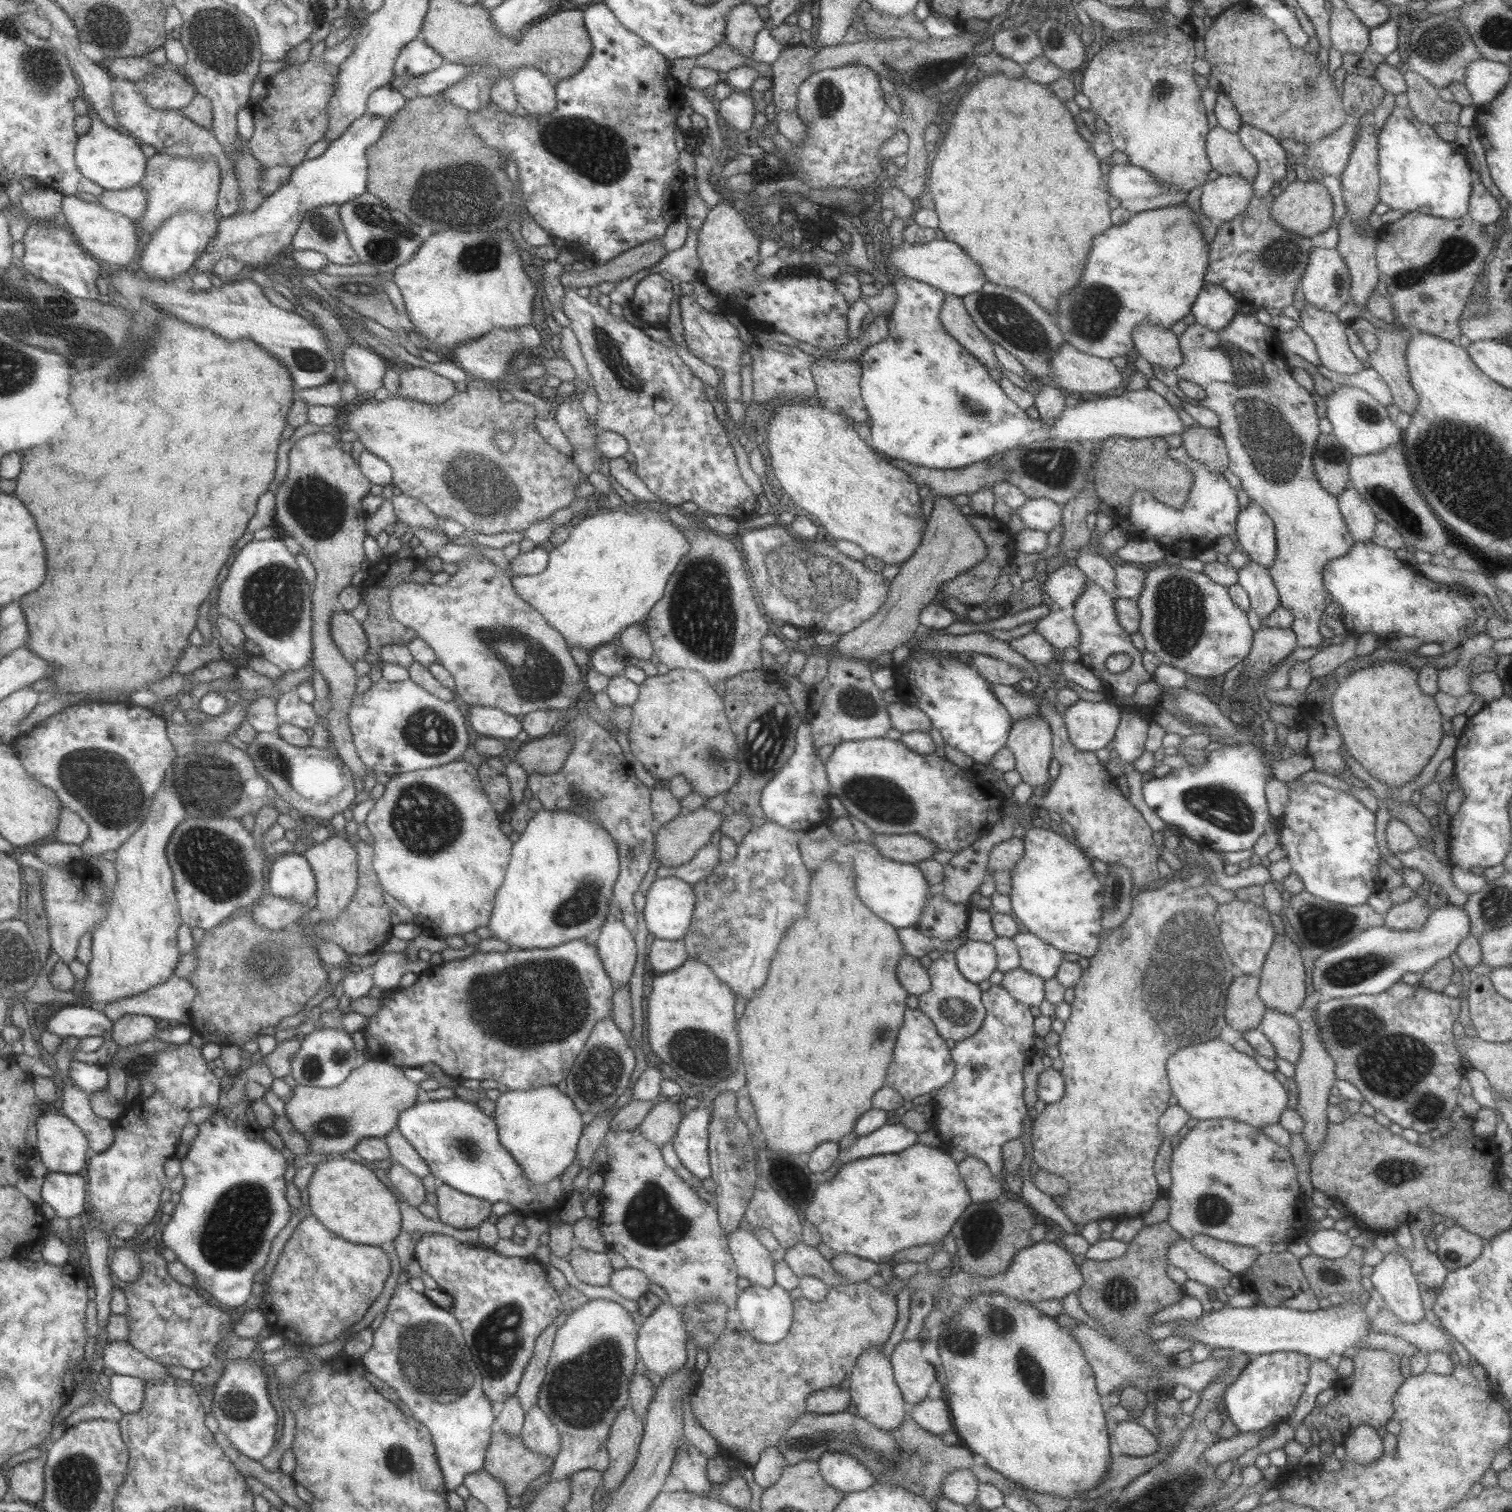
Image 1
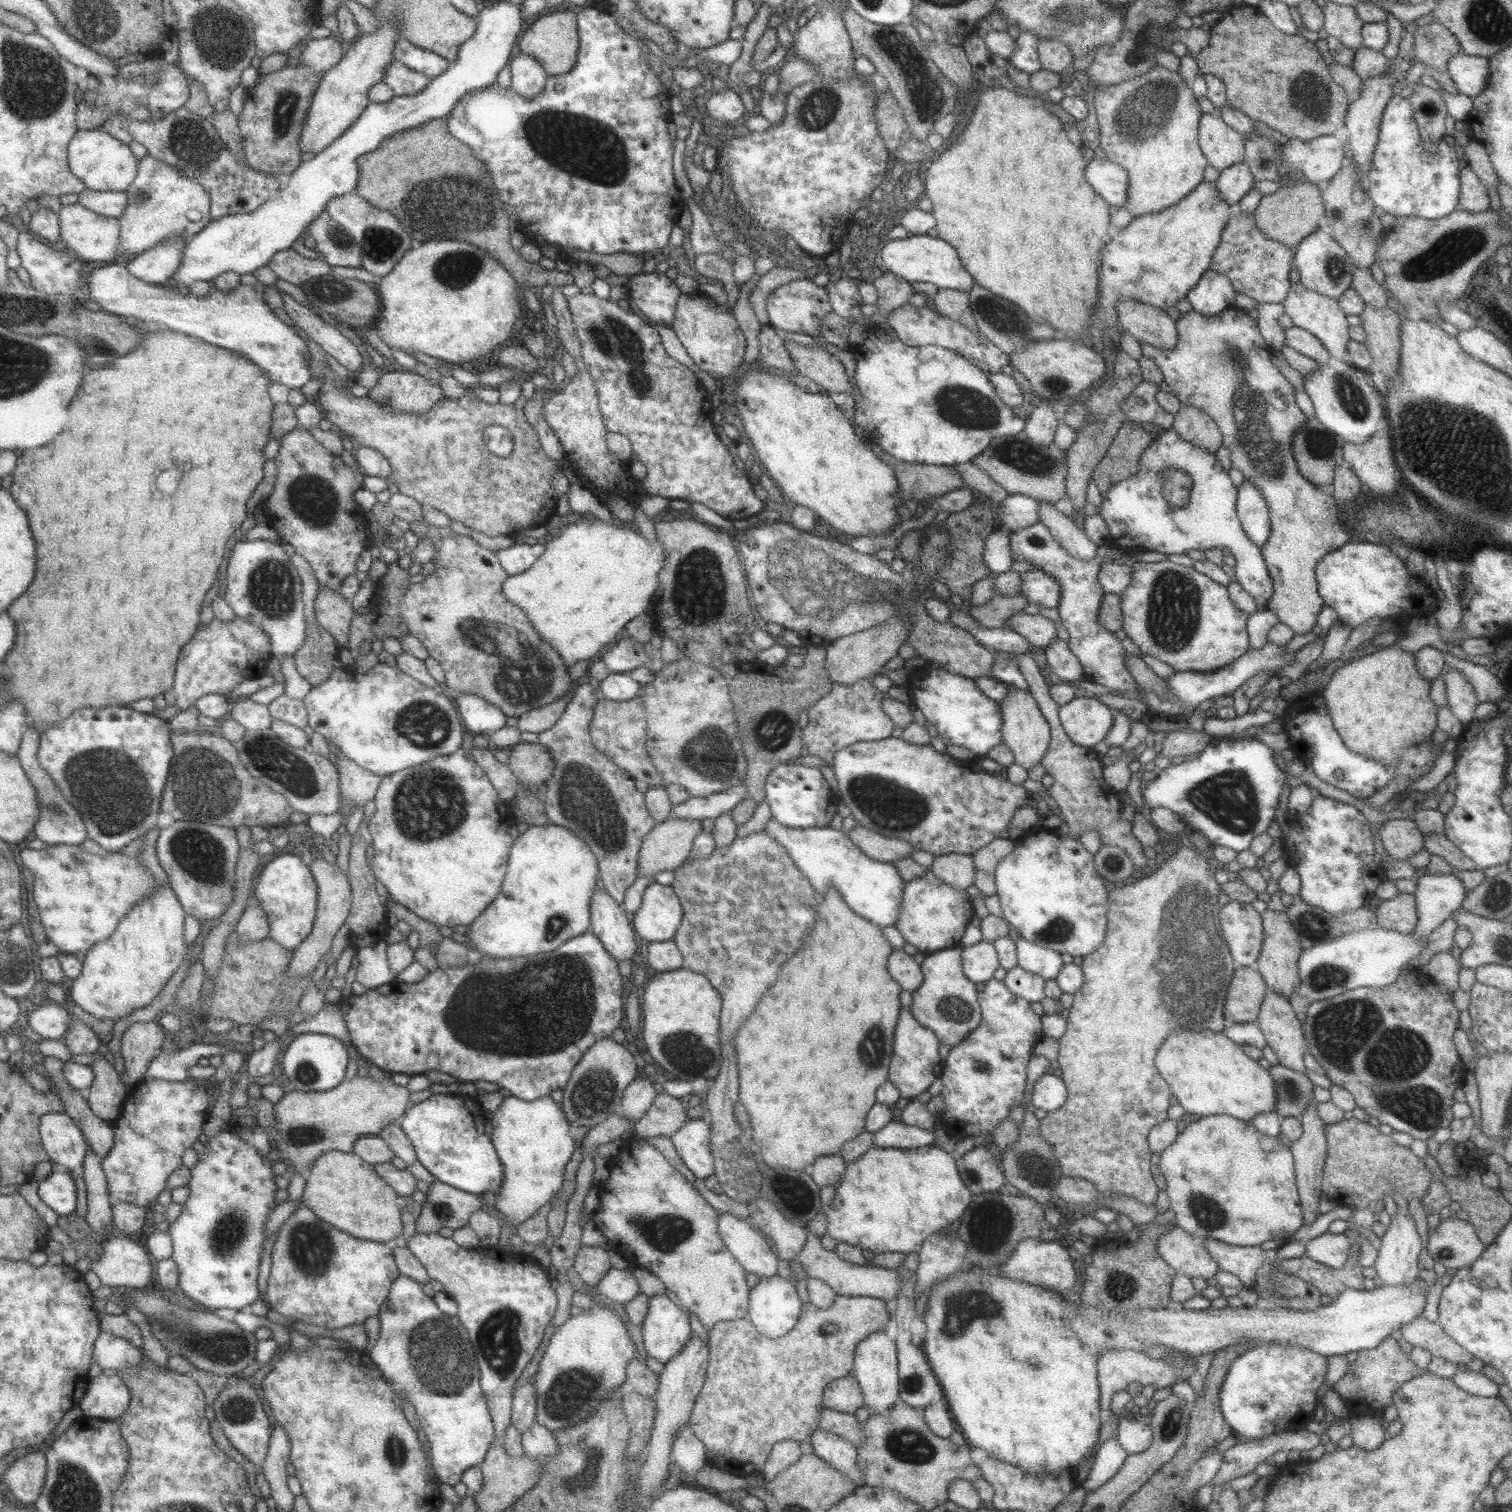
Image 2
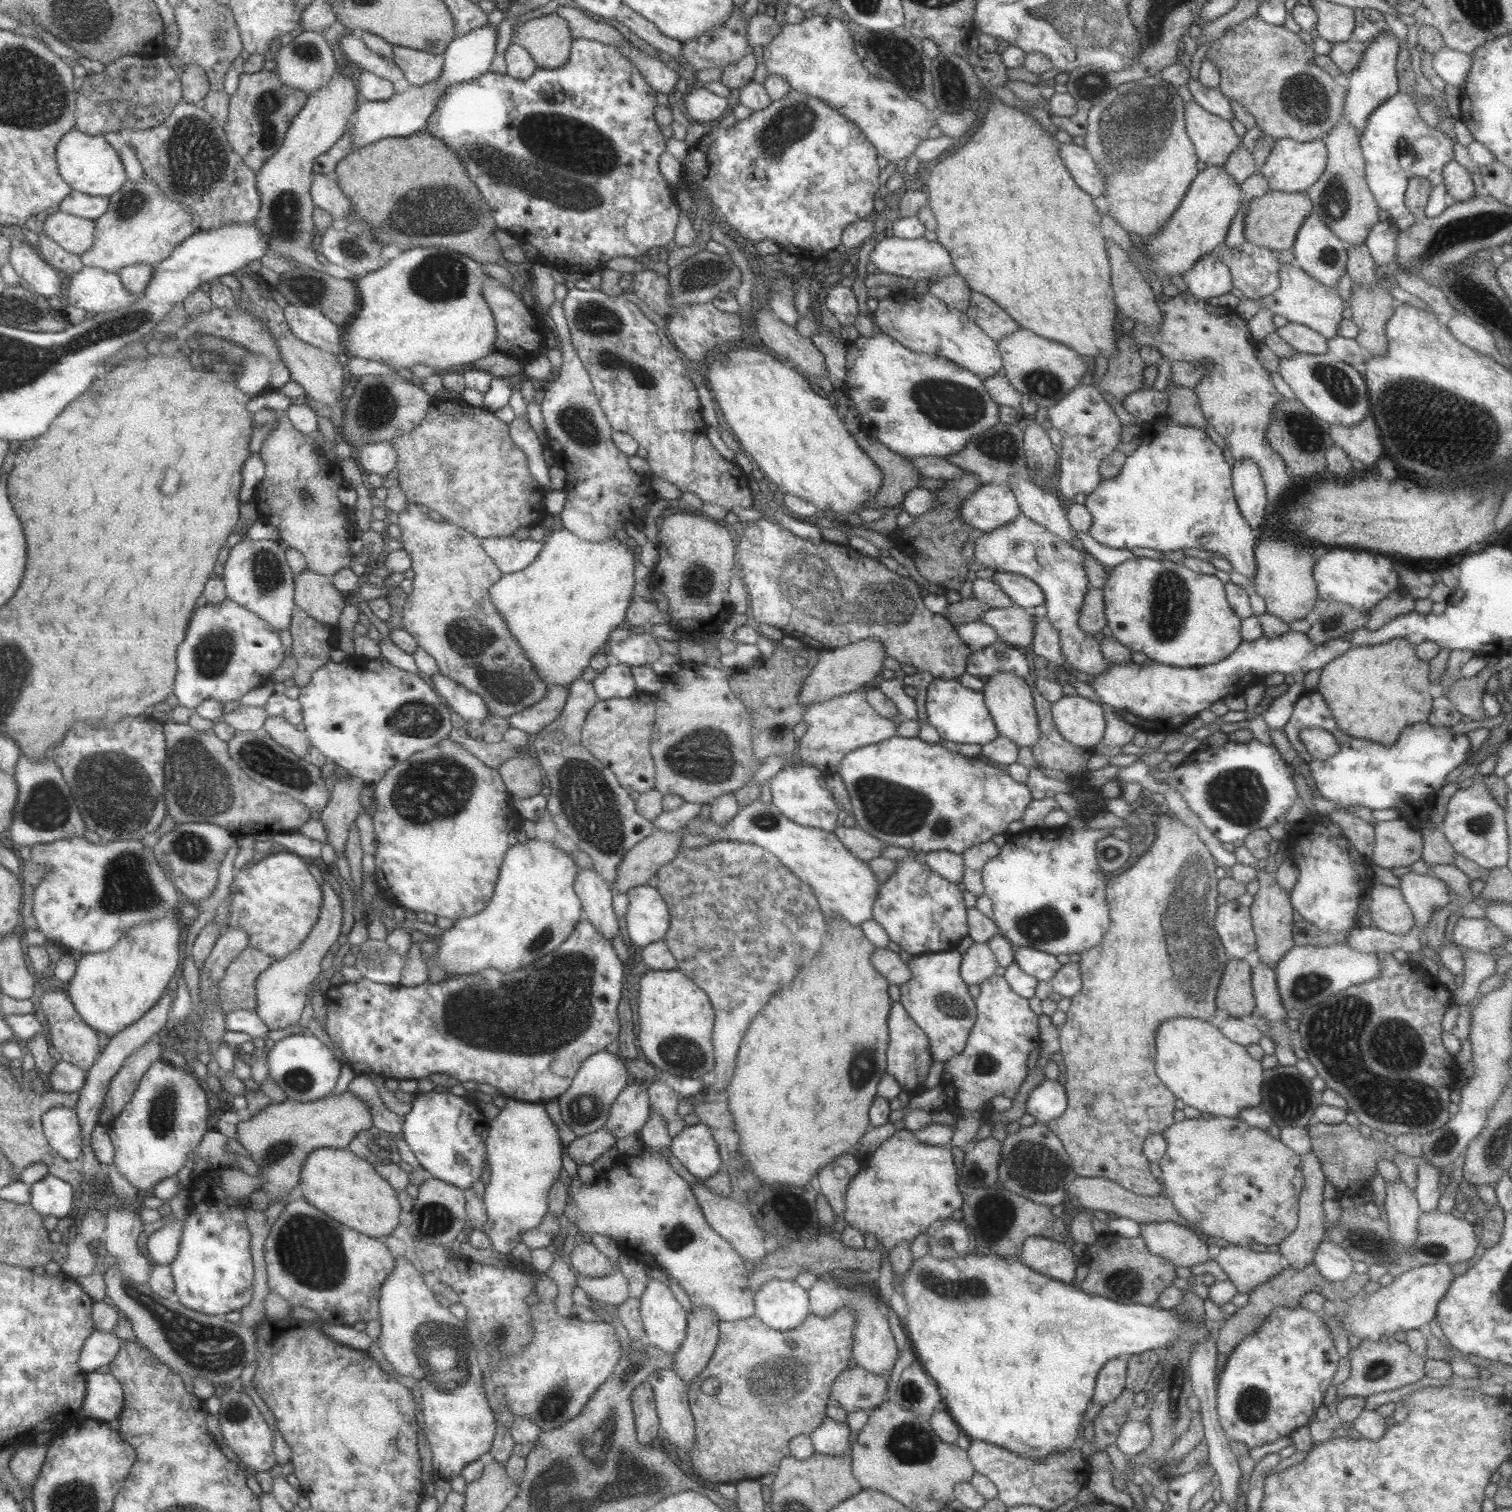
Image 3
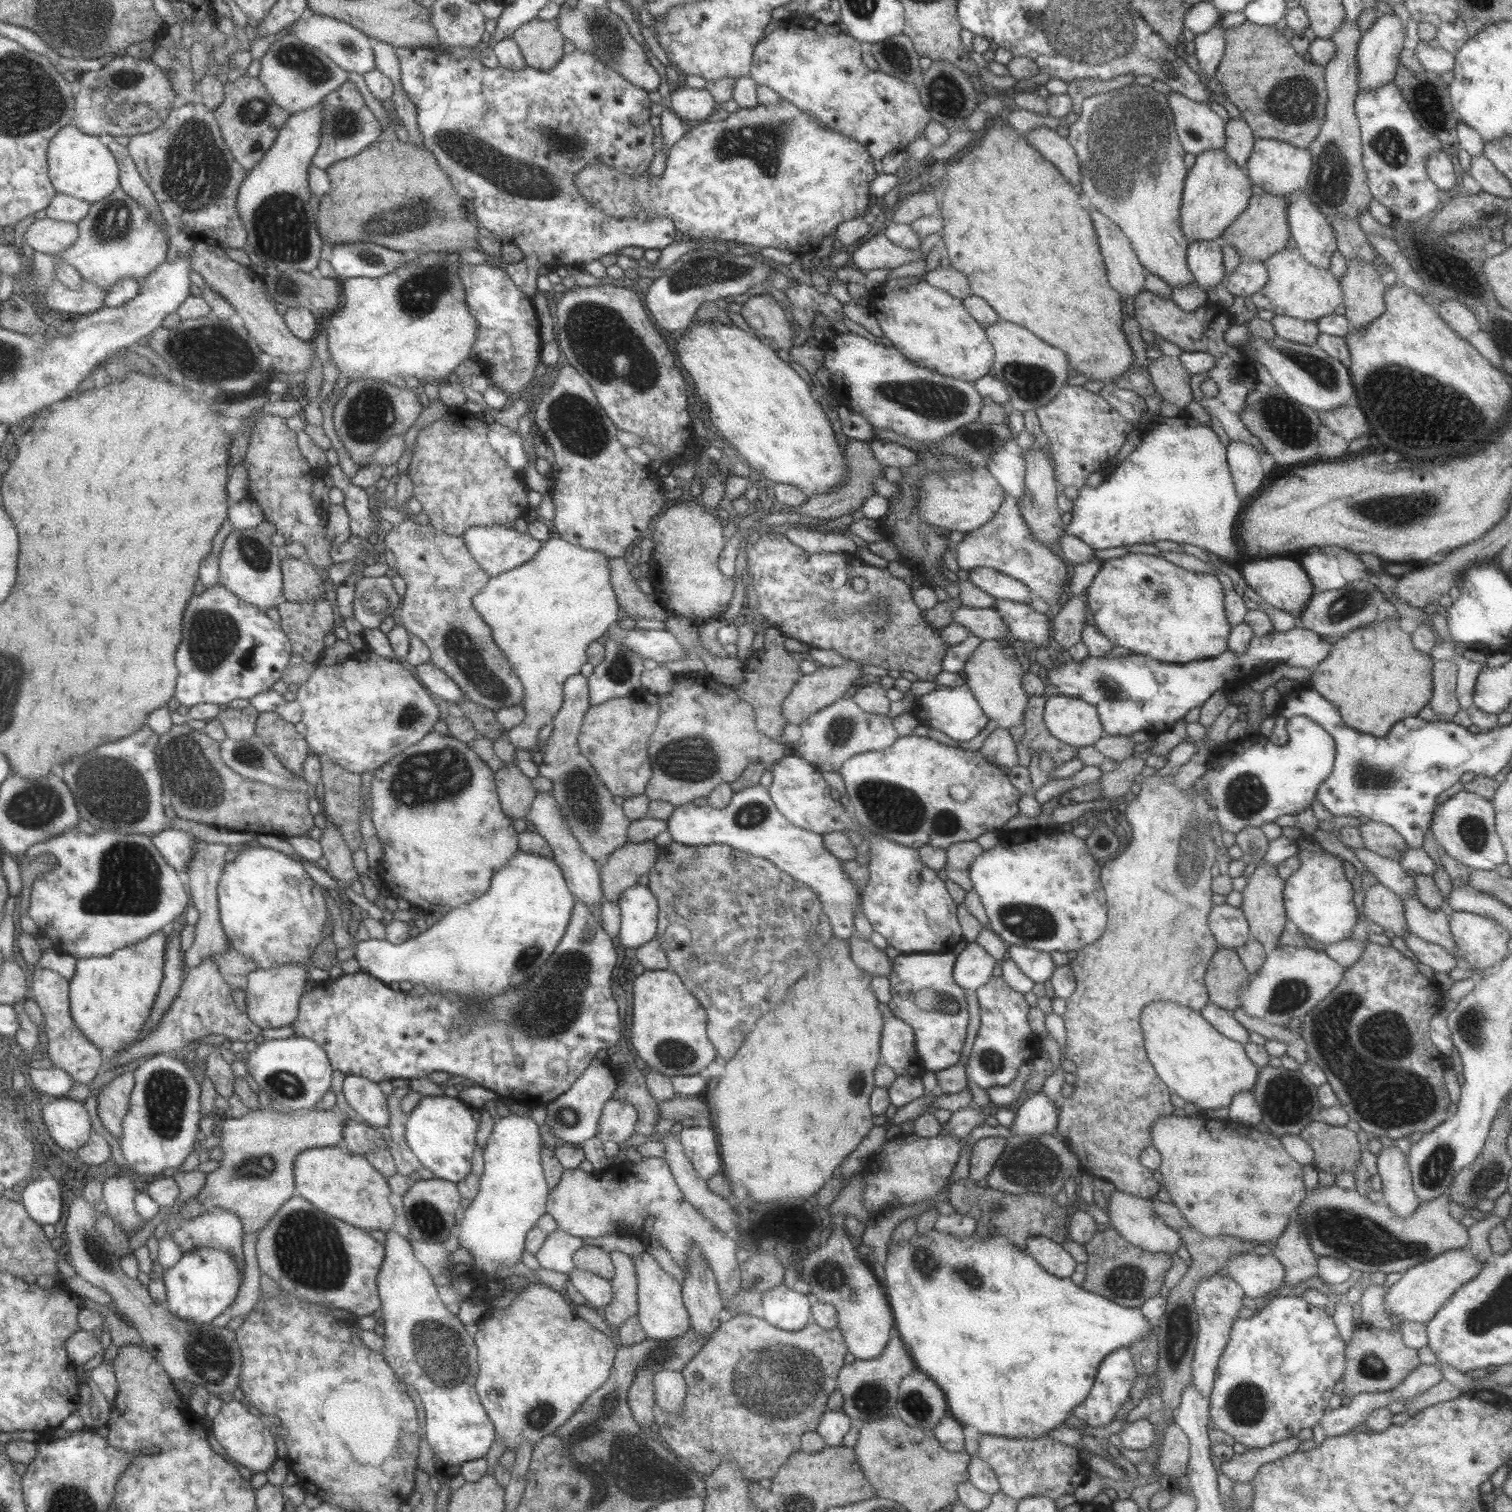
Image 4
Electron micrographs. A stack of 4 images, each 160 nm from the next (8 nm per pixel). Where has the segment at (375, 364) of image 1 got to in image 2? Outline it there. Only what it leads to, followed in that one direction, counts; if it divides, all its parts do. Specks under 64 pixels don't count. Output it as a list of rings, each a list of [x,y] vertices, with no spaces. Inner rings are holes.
[[[280,290],[279,292],[283,297],[283,308],[294,321],[294,324],[309,339],[314,340],[318,346],[321,346],[324,352],[330,354],[342,366],[346,367],[353,377],[360,376],[362,374],[360,369],[364,366],[362,354],[350,339],[343,336],[334,327],[332,321],[325,318],[323,314],[302,306],[291,295]]]

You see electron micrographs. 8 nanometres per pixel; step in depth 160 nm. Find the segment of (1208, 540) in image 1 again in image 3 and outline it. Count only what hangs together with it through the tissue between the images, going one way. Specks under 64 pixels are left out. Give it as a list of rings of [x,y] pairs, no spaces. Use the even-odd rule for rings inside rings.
[[[1156,416],[1150,423],[1142,425],[1141,432],[1142,442],[1140,446],[1131,452],[1123,464],[1122,470],[1111,479],[1103,479],[1102,482],[1090,493],[1087,494],[1084,506],[1092,514],[1092,525],[1087,530],[1087,533],[1096,542],[1109,546],[1110,548],[1118,549],[1131,549],[1139,547],[1153,548],[1156,551],[1169,552],[1177,551],[1186,547],[1199,548],[1200,550],[1210,551],[1216,555],[1225,558],[1233,567],[1233,571],[1236,571],[1246,576],[1247,585],[1254,584],[1256,580],[1256,574],[1258,572],[1258,563],[1256,563],[1255,551],[1257,544],[1259,543],[1259,533],[1255,531],[1248,521],[1242,516],[1238,501],[1236,500],[1233,491],[1233,480],[1231,475],[1231,465],[1226,461],[1224,457],[1223,448],[1216,445],[1206,431],[1194,428],[1190,425],[1183,425],[1175,420],[1172,420],[1169,416]]]

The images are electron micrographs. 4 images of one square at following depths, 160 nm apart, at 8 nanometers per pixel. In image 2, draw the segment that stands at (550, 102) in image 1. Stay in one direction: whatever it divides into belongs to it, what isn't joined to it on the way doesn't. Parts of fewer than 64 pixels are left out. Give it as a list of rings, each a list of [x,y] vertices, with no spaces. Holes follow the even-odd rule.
[[[522,52],[510,59],[509,64],[514,92],[526,100],[534,100],[534,96],[538,98],[549,78],[545,68],[533,56]]]

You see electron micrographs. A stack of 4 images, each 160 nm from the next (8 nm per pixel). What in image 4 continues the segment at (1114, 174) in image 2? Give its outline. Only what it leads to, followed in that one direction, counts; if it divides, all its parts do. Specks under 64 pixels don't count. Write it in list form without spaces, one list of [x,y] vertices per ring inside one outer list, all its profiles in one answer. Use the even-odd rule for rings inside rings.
[[[1038,126],[1032,132],[1025,133],[1025,136],[1028,145],[1032,145],[1046,161],[1054,164],[1069,182],[1079,189],[1081,166],[1076,151],[1067,138],[1058,136],[1056,131],[1047,126]]]

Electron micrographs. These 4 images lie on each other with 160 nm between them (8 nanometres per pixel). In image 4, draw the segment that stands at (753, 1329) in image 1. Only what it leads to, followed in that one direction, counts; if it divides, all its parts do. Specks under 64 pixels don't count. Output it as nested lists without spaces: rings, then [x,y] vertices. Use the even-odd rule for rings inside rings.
[[[781,1283],[764,1293],[759,1314],[776,1328],[798,1332],[812,1322],[812,1301],[808,1294],[790,1289]]]

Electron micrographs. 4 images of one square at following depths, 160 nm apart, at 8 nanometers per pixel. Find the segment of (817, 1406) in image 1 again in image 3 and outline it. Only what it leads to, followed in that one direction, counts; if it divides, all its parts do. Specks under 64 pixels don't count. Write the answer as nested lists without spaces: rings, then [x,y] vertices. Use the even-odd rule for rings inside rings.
[[[856,1365],[844,1369],[834,1381],[829,1394],[847,1412],[869,1412],[887,1400],[890,1375],[875,1375]]]

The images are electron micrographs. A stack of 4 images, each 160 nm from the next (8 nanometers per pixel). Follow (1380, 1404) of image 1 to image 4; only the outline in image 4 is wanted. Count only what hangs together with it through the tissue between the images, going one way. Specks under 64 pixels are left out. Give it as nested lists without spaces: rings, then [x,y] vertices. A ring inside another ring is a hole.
[[[1362,1323],[1353,1330],[1352,1338],[1347,1342],[1346,1364],[1343,1378],[1345,1389],[1341,1393],[1344,1405],[1361,1392],[1384,1392],[1393,1390],[1421,1364],[1418,1351],[1408,1348],[1403,1341],[1400,1327],[1384,1330]]]

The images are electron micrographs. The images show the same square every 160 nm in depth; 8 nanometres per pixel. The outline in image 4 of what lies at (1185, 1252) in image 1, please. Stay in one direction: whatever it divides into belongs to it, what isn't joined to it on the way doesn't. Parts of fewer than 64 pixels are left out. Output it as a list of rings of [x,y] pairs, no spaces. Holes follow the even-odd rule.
[[[1116,1189],[1109,1194],[1107,1200],[1107,1213],[1112,1228],[1116,1229],[1118,1234],[1124,1237],[1130,1244],[1148,1252],[1167,1252],[1171,1255],[1183,1245],[1181,1236],[1153,1211],[1151,1199],[1132,1196],[1127,1192]]]

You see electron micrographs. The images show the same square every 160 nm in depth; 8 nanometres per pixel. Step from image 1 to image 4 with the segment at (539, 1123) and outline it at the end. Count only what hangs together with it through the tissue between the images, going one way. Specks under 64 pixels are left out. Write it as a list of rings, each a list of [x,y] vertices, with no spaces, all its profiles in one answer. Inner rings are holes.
[[[513,1113],[495,1123],[483,1152],[485,1165],[482,1177],[479,1178],[478,1194],[464,1210],[459,1224],[456,1224],[455,1234],[460,1246],[467,1248],[474,1256],[474,1268],[488,1276],[495,1277],[498,1266],[512,1268],[521,1261],[528,1232],[547,1212],[546,1201],[551,1188],[547,1184],[541,1163],[541,1146],[544,1141],[538,1133],[538,1127],[531,1117]]]

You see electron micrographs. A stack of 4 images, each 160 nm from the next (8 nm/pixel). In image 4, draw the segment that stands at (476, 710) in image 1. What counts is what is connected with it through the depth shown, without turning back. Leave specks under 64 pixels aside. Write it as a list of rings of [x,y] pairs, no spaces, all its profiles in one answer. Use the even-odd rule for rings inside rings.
[[[432,661],[425,662],[413,667],[417,679],[430,691],[449,704],[458,704],[466,699],[459,686],[443,670],[432,664]]]

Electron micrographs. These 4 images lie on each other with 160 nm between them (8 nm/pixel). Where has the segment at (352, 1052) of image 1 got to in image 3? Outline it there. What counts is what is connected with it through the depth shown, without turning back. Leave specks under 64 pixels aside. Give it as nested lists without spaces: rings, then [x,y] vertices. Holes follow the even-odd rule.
[[[310,1033],[288,1036],[274,1044],[267,1053],[270,1056],[268,1065],[270,1065],[272,1079],[278,1082],[278,1086],[287,1094],[287,1099],[312,1103],[312,1101],[328,1097],[328,1094],[334,1090],[336,1080],[340,1076],[340,1066],[336,1058],[332,1056],[332,1052]]]

